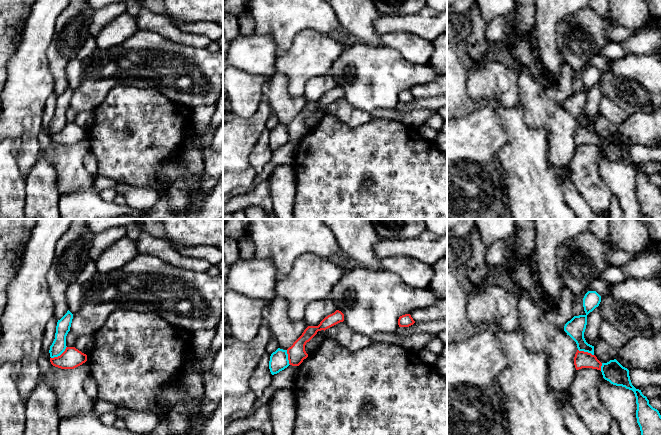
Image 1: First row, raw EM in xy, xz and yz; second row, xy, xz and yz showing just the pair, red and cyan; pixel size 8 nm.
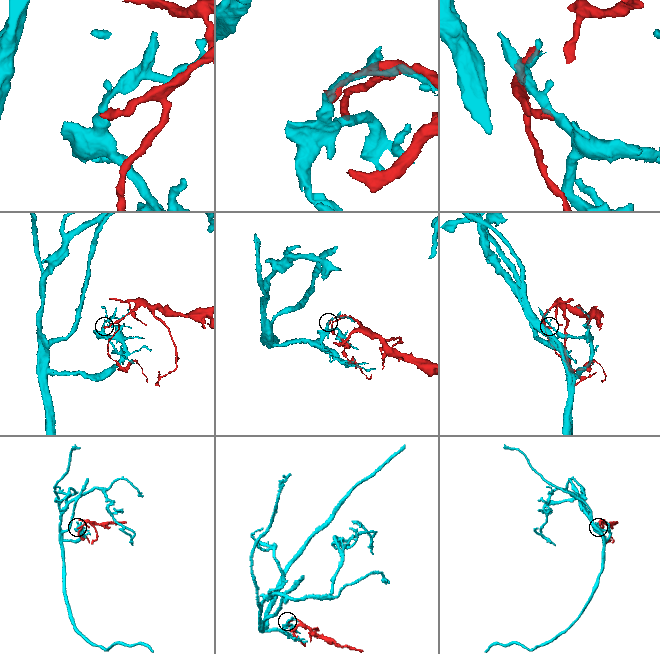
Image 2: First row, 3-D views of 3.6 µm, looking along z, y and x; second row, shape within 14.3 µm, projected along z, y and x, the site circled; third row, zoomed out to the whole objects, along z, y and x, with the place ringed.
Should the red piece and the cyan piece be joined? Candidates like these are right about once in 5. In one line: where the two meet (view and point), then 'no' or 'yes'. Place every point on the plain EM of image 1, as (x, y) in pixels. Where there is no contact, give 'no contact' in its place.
meets red in xy at (60, 131); no

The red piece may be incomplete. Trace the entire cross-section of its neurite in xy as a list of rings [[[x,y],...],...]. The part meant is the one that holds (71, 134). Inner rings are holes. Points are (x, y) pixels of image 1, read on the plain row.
[[[66,123],[58,133],[50,134],[53,142],[61,145],[74,145],[87,137],[87,131],[75,123]]]

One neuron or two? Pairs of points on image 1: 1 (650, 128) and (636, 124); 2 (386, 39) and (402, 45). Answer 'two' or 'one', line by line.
1: one
2: one

